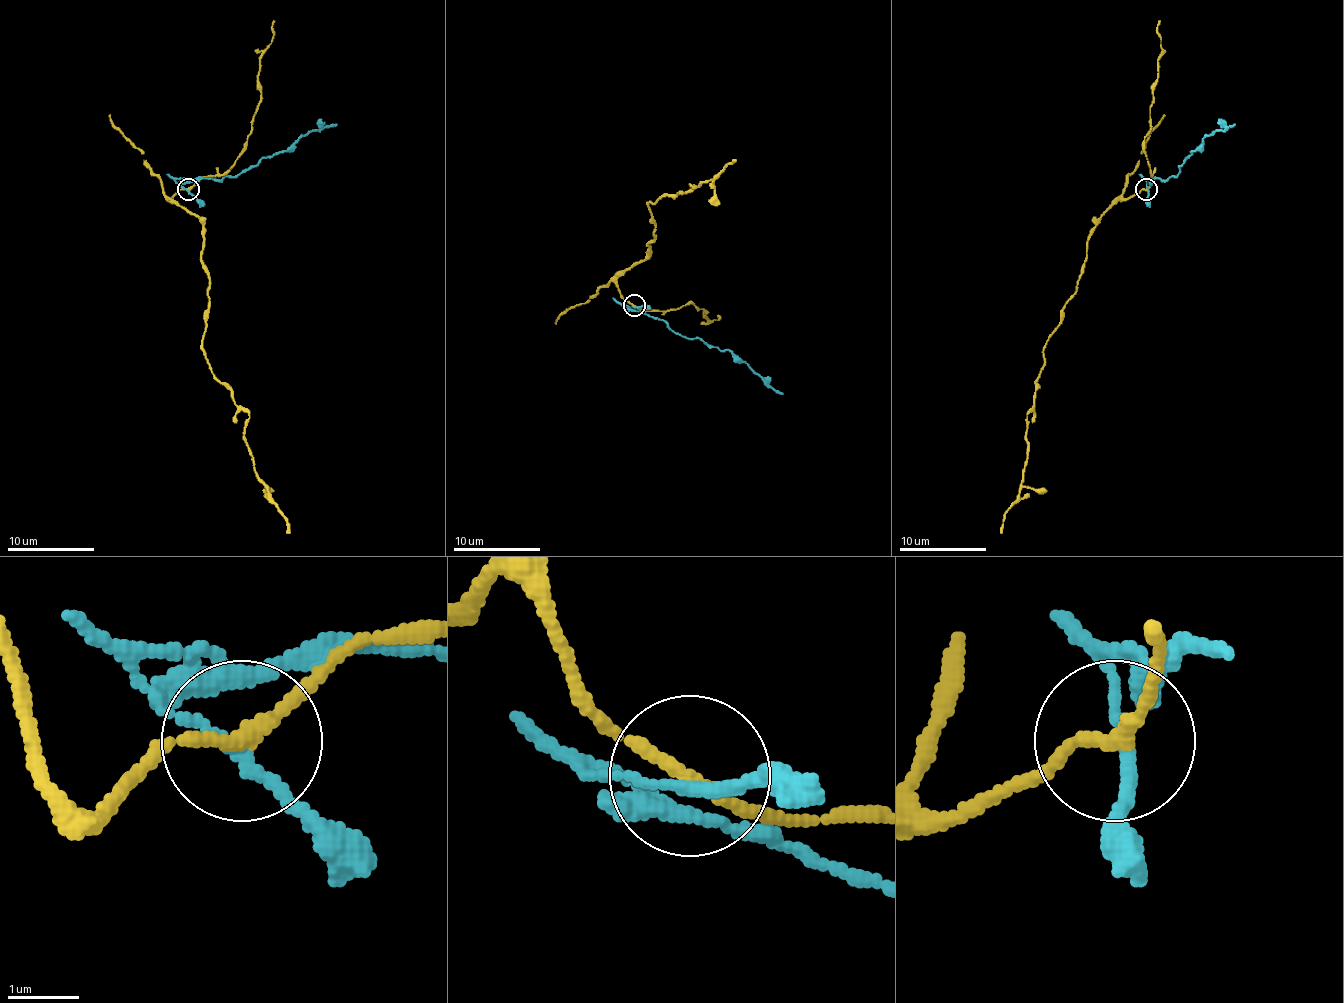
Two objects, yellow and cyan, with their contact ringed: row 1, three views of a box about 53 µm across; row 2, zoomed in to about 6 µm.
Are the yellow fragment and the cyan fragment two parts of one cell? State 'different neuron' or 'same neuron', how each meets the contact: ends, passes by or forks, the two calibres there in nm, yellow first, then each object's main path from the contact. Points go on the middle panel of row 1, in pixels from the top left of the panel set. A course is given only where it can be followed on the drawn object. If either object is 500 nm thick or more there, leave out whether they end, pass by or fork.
different neuron; yellow passes by; cyan passes by; 180 nm thick on the yellow side, 150 nm on the other; yellow runs (634, 305), (621, 294), (616, 279), (649, 255), (647, 246), (655, 237), (649, 202), (714, 178), (732, 159); cyan runs (634, 307), (629, 307), (660, 318), (677, 333), (701, 338), (710, 346), (732, 351), (782, 394)

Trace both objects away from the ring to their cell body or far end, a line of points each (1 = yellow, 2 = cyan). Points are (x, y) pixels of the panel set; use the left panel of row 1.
1: (188, 190), (170, 199), (203, 225), (203, 349), (249, 414), (244, 443), (286, 532)
2: (188, 190), (183, 186), (190, 181), (231, 177), (255, 166), (264, 157), (286, 151), (303, 135), (336, 125)

